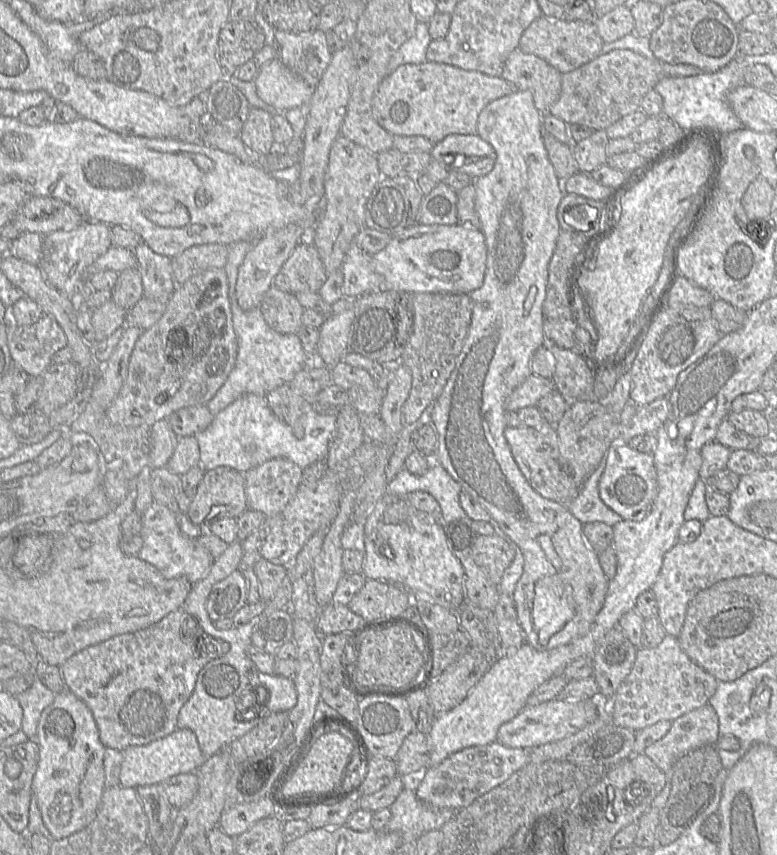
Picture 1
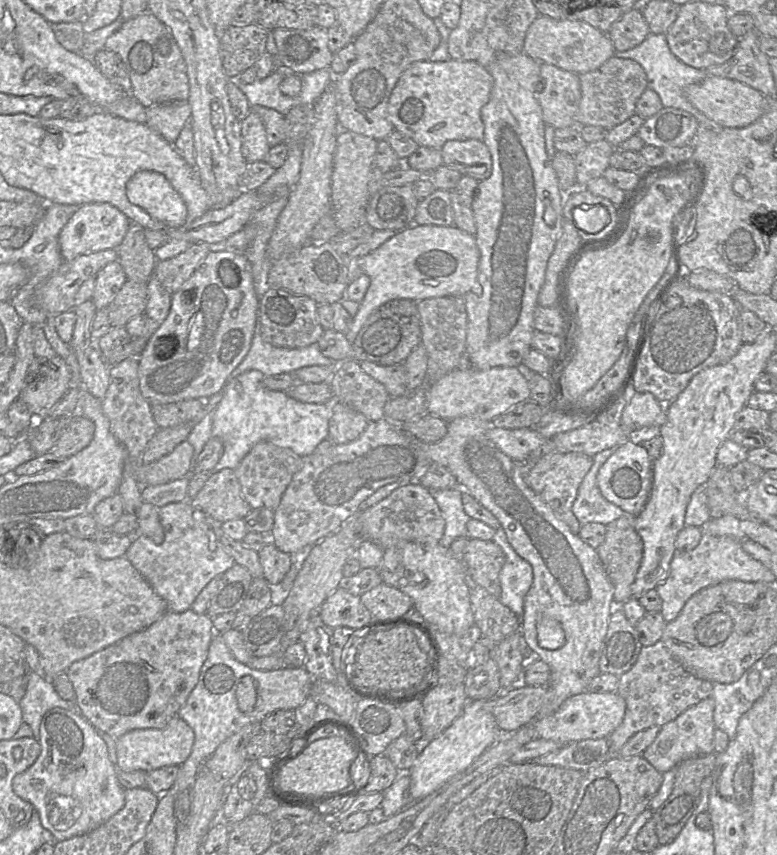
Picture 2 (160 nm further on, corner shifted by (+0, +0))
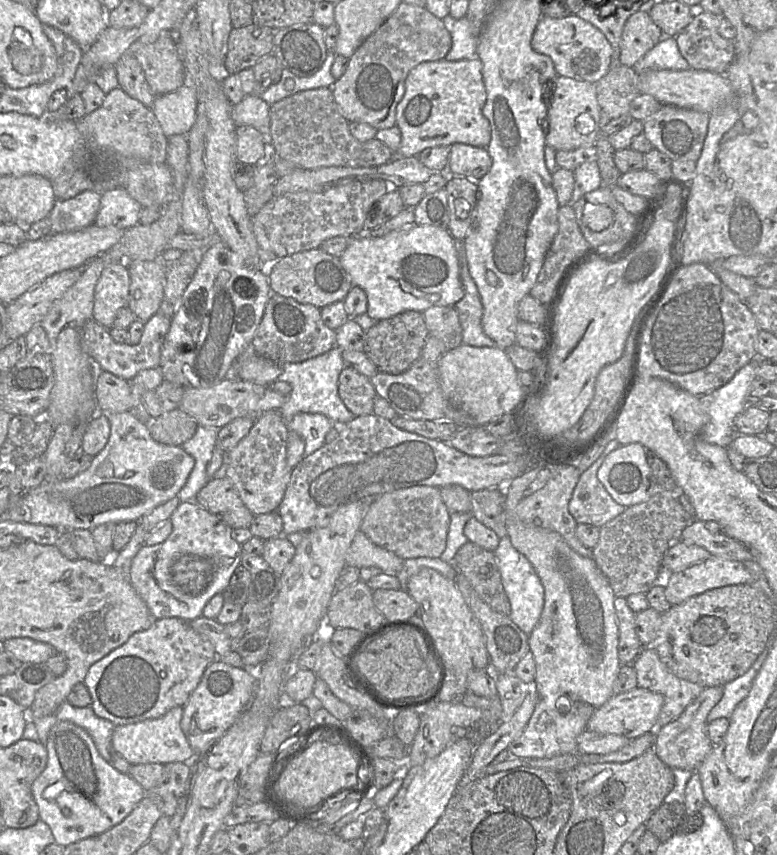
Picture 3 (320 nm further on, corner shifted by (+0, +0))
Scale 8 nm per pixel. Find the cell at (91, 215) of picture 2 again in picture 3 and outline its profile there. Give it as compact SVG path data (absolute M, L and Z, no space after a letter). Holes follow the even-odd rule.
M115 187L101 194L93 224L127 230L138 224L141 211L142 206L124 188Z

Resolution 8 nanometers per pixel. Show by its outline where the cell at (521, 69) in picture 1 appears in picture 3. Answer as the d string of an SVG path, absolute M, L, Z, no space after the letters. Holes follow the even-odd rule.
M557 75L555 88L549 86L548 112L543 122L546 145L558 150L573 150L595 145L601 136L601 108L597 101L595 83Z

